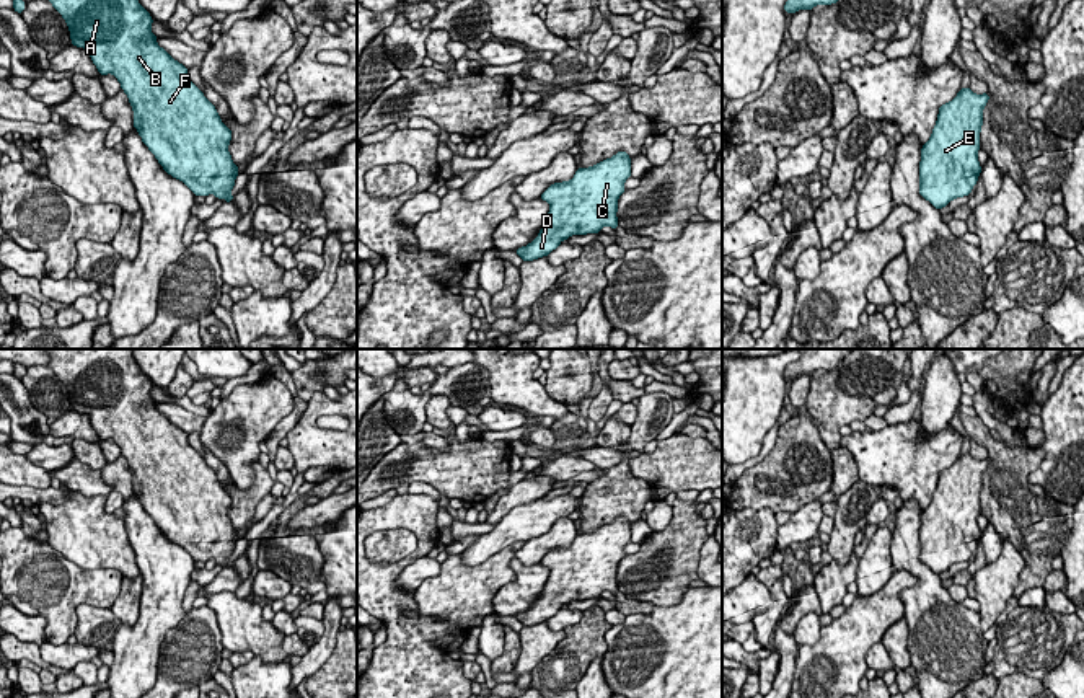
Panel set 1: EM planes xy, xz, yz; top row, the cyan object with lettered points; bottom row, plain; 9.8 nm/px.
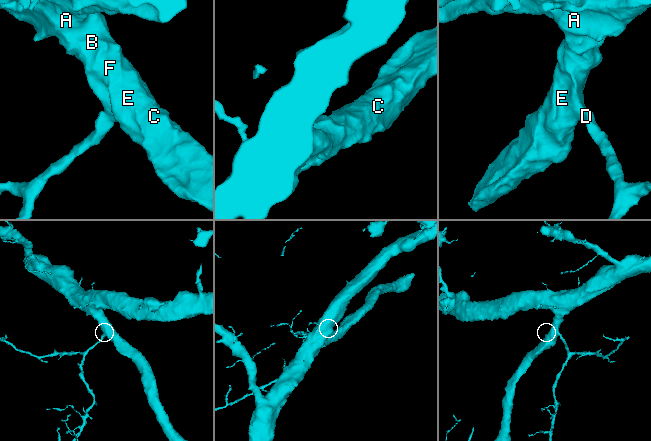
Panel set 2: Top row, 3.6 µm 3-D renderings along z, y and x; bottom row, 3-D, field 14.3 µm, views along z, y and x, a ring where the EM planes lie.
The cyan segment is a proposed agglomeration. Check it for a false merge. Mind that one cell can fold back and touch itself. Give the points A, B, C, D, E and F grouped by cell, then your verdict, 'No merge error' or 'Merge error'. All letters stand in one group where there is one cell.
Groups: A B C D E F. No merge error

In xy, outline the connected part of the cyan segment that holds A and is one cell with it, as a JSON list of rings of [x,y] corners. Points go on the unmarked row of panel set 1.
[[[46,349],[46,352],[49,354],[47,367],[67,387],[72,409],[90,416],[99,440],[112,439],[121,448],[134,476],[134,493],[163,535],[183,546],[194,561],[214,559],[217,564],[223,563],[225,568],[233,566],[235,561],[230,558],[240,538],[228,517],[231,496],[222,488],[215,471],[204,462],[202,455],[189,445],[189,434],[156,409],[156,401],[150,395],[153,383],[139,369],[134,349]]]

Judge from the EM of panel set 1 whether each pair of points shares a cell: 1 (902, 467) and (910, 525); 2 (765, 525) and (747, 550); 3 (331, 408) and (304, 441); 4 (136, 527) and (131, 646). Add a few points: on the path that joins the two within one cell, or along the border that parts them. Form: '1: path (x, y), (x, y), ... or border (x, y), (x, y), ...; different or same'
1: border (903, 499), (913, 499), (923, 509); different
2: path (760, 532), (753, 543); same
3: path (320, 408), (307, 421), (307, 429); same
4: path (155, 556), (155, 617); same

